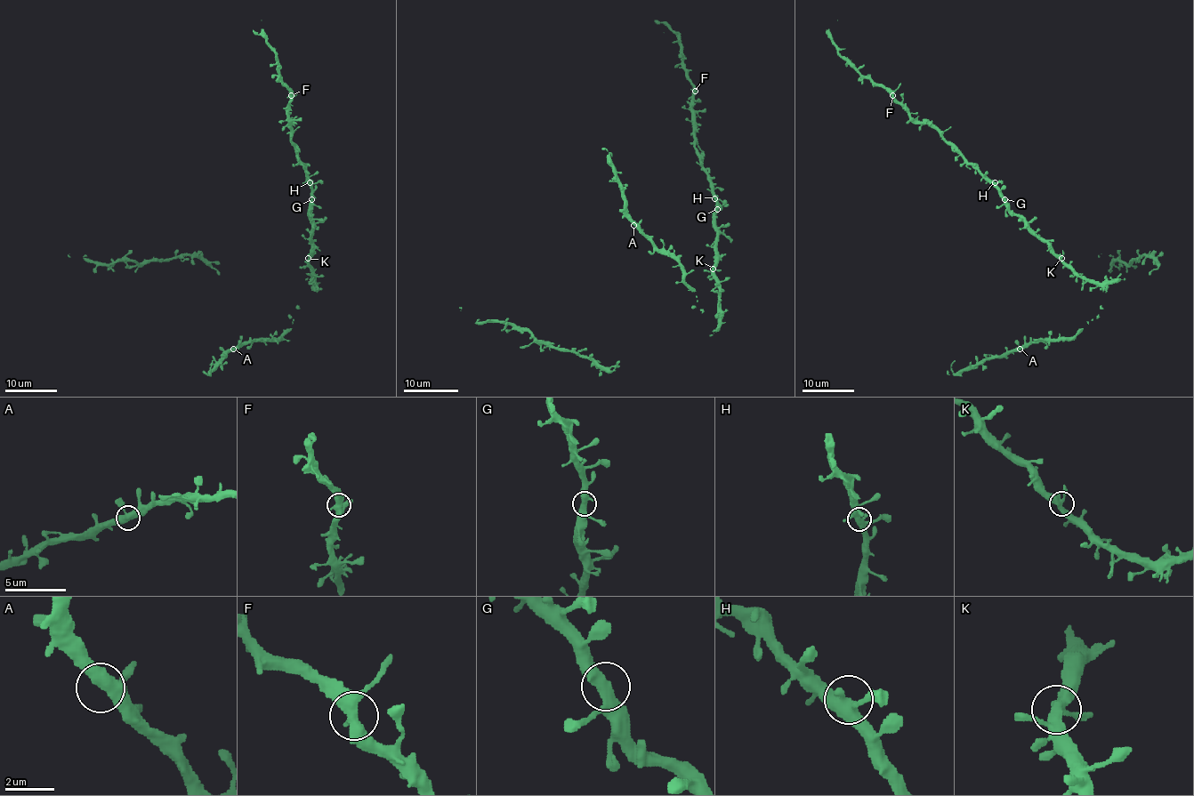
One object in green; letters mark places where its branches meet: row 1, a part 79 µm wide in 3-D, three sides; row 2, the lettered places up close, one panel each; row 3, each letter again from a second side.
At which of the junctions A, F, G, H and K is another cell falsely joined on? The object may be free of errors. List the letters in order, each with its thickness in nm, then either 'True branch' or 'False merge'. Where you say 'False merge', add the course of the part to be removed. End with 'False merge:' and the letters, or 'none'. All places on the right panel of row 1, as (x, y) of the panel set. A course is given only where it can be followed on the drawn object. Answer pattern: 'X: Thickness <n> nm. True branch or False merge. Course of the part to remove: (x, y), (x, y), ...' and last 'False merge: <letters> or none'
A: Thickness 400 nm. True branch
F: Thickness 440 nm. True branch
G: Thickness 400 nm. True branch
H: Thickness 420 nm. True branch
K: Thickness 380 nm. True branch
False merge: none

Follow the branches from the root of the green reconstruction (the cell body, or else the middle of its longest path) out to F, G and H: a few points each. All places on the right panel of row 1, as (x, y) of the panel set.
F: (1060, 260), (1010, 209), (1006, 199), (976, 169), (931, 125), (918, 124), (892, 96)
G: (1060, 260), (1010, 209), (1004, 199)
H: (1060, 260), (1010, 209), (995, 182)

